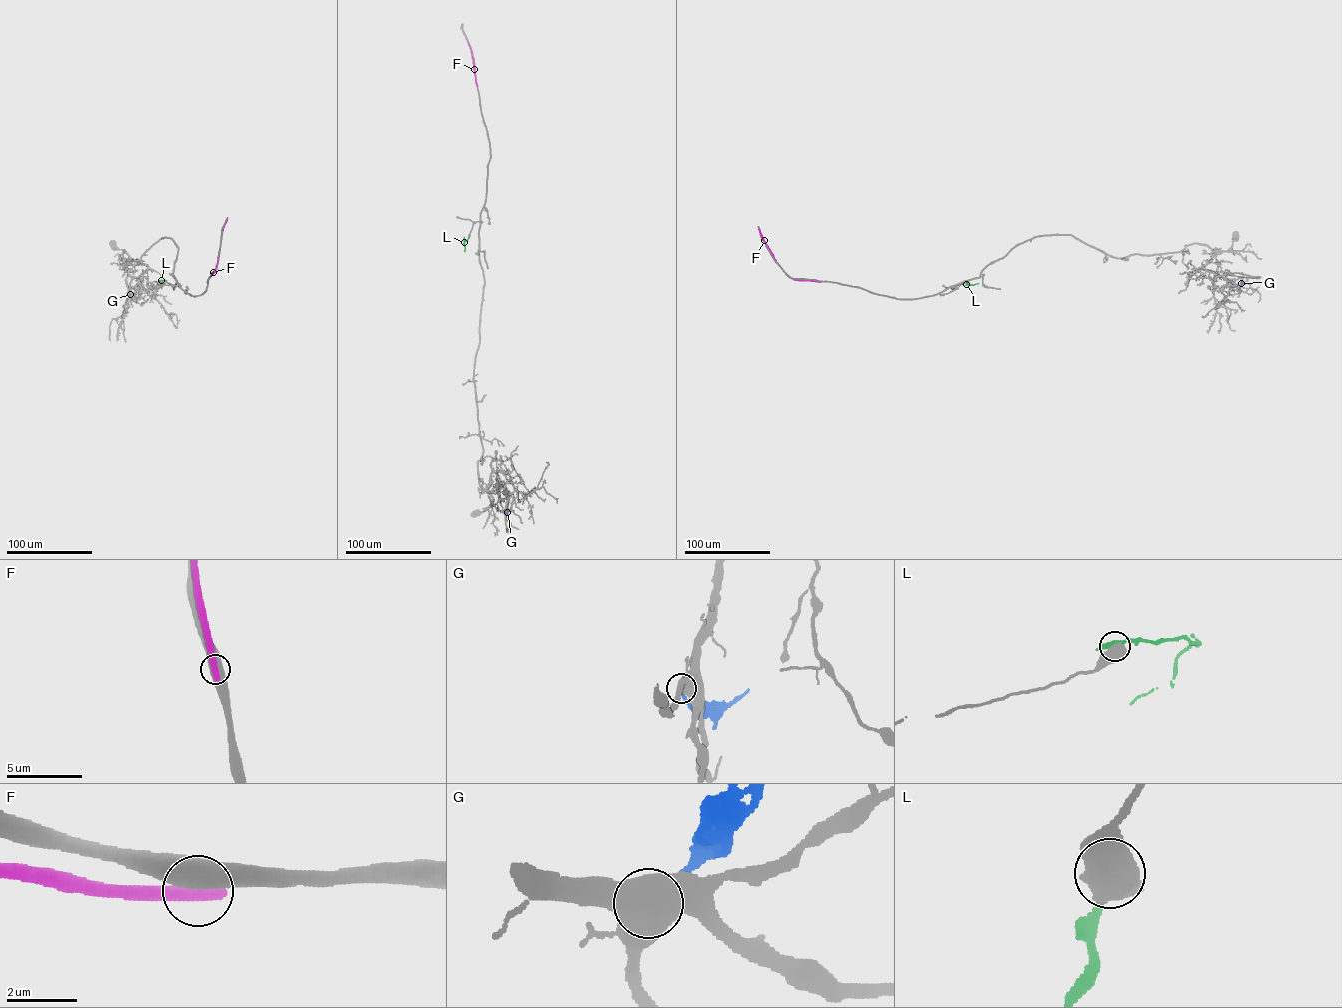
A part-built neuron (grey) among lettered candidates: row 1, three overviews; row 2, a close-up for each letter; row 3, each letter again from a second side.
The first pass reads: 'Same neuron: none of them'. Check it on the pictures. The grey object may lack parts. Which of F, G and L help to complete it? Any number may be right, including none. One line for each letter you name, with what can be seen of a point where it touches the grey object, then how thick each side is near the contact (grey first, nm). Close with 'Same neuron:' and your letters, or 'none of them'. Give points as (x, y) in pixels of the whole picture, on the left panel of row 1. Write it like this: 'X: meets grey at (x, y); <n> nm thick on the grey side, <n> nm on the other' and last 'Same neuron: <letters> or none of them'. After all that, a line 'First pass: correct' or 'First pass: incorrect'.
Same neuron: none of them
First pass: correct

